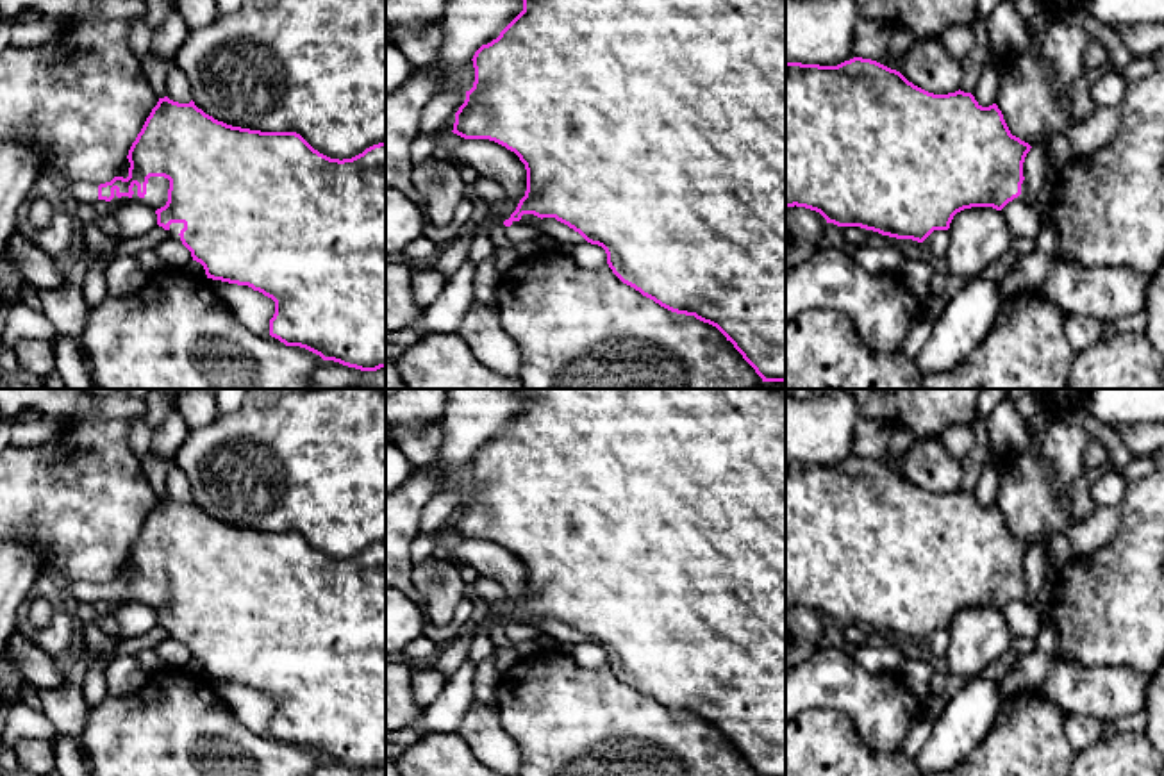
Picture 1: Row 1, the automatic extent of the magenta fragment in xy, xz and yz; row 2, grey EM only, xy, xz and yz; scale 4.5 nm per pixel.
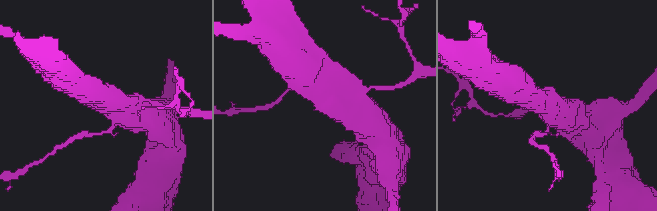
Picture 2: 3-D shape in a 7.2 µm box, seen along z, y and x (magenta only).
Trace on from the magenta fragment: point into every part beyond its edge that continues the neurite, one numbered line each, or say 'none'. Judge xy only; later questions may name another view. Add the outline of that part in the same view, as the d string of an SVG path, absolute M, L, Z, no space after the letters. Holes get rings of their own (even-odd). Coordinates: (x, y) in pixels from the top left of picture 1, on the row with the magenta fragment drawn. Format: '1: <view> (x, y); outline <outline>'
1: xy (156, 197); outline M150 177L146 184L146 194L143 198L137 196L137 186L134 184L132 200L134 202L145 202L146 205L154 207L155 211L164 207L168 202L168 189L170 180L164 177Z

